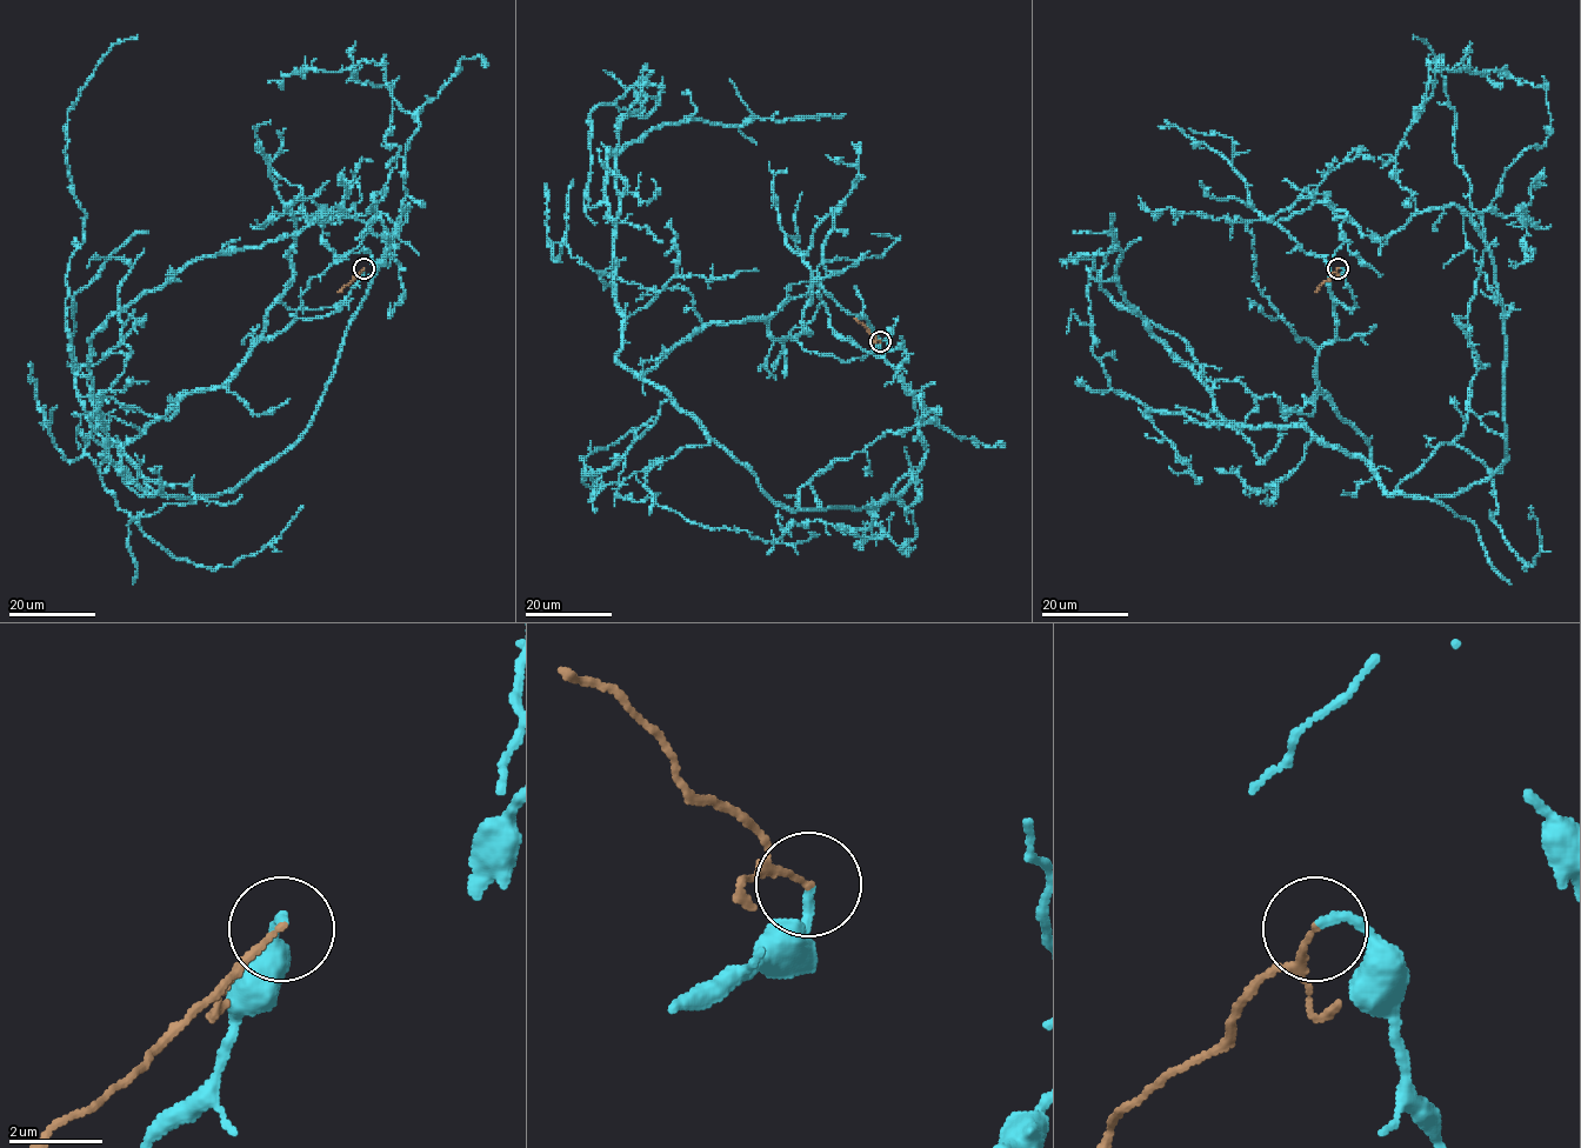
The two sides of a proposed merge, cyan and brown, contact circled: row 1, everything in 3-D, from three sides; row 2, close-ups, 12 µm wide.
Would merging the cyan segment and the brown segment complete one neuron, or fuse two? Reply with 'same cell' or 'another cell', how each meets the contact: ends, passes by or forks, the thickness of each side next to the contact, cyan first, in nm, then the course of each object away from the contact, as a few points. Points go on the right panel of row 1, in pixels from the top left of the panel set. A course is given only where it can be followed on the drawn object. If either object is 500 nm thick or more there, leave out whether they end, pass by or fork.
same cell; cyan ends there; brown ends there; 190 nm thick on the cyan side, 130 nm on the other; cyan runs (1338, 268), (1316, 380), (1382, 486), (1483, 482), (1503, 318), (1466, 214), (1151, 215); brown runs (1338, 268), (1314, 292)

